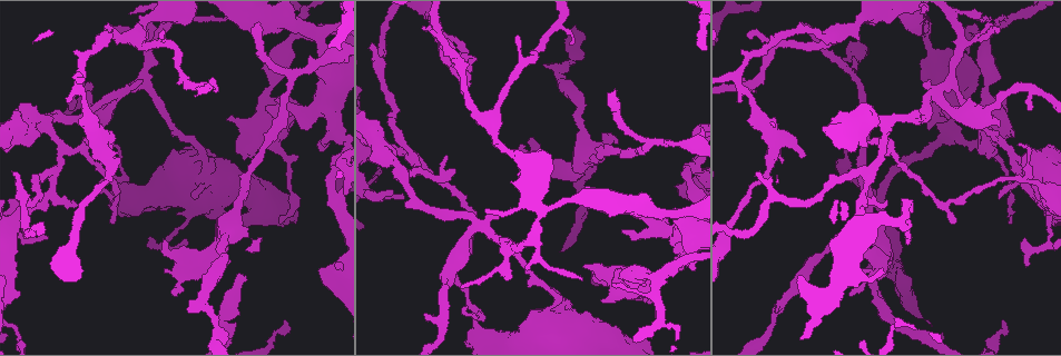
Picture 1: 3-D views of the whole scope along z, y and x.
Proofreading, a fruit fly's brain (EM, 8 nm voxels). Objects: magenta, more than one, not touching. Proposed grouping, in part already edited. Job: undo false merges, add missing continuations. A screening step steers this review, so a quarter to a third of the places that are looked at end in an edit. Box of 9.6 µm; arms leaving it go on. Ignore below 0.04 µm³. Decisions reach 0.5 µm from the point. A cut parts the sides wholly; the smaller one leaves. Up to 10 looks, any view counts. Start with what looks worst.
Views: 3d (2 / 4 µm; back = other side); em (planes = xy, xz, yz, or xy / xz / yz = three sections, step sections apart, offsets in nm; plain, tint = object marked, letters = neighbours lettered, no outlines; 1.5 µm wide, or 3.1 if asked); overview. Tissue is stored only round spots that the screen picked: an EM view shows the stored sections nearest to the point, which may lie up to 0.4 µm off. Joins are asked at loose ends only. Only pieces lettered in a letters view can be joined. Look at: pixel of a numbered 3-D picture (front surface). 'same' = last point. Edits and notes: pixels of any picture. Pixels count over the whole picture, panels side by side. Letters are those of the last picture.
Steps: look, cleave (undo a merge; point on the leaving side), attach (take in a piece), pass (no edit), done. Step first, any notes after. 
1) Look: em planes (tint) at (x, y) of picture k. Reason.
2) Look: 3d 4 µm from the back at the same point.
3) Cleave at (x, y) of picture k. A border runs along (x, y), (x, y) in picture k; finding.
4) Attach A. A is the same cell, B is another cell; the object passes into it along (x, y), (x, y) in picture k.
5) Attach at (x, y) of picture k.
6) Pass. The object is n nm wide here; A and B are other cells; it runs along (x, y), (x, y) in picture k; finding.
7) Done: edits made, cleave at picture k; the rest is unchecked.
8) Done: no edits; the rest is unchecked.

Look: 3d 2 µm at (461, 91) of picture 1. Branch stops here.

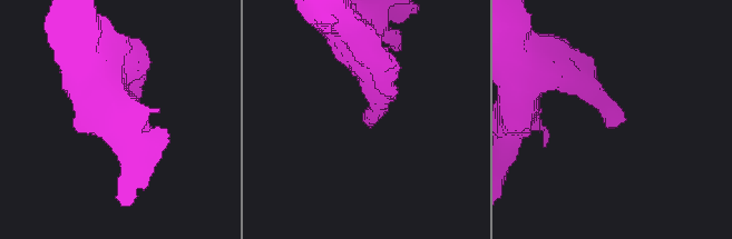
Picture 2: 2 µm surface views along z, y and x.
Look: em planes (letters) at (615, 125) of picture 2. Need the tissue.

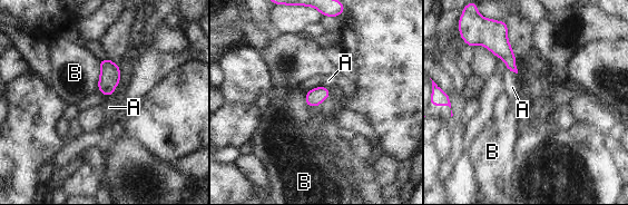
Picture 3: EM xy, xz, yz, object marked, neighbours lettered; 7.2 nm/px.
Pass. A and B are other cells; a border runs along (119, 81), (115, 90), (107, 98) in picture 3; none of them fits.

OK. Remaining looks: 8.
Look: em planes (letters) at (228, 119) of picture 1. Stops while still wide.

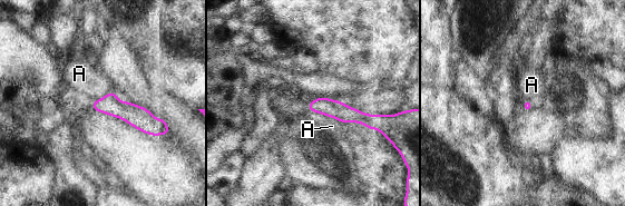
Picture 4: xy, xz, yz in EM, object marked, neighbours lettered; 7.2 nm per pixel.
Pass. A is another cell; it runs along (95, 105), (129, 111), (162, 129) in picture 4; none of them fits.

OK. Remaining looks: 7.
Look: em planes (tint) at (581, 279) of picture 1. Tapers out.

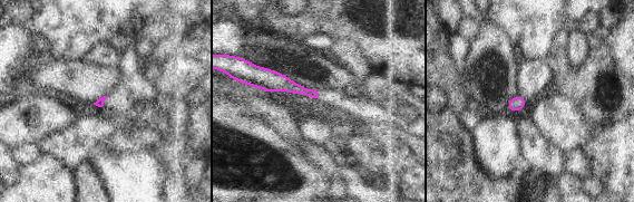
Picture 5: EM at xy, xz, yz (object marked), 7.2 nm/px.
Look: em planes (letters) at the same point. See the neighbours.

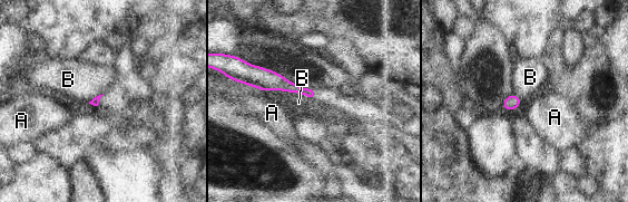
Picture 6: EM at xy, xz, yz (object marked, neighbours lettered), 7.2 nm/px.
Pass. The longest contact is with B, 380 nm; A and B are other cells; a border runs along (263, 89), (290, 90), (313, 99) in picture 6; no lettered piece goes on from it.

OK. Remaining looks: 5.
Look: 3d 4 µm at (832, 37) of picture 1. Arms part here.

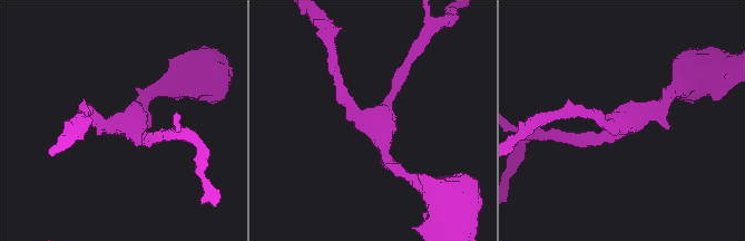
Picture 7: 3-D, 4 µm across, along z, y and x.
Look: em planes (plain) at (122, 121) of picture 7. 3 arms meet here; the arms are 180, 190, 200 nm wide.

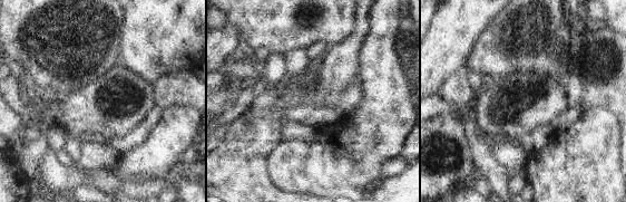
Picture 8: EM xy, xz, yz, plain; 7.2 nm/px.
Look: em planes (letters) at the same point. What lies round it.

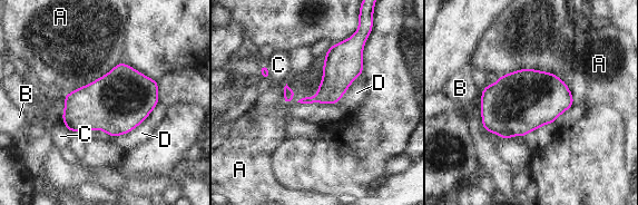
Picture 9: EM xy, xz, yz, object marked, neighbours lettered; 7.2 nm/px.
Pass. The longest contact is with A, 600 nm; A, B, C and D are other cells; a border runs along (499, 76), (551, 71), (573, 104) in picture 9; continuous, no second neuron.

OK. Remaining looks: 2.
Done: no edits; the rest is unchecked.

